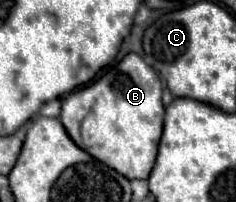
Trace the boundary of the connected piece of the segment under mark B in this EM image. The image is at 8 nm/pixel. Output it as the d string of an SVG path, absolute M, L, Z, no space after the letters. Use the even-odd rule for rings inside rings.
M129 53L115 67L109 67L91 85L85 85L69 93L67 97L63 97L61 123L65 125L75 145L79 145L83 151L87 151L97 161L103 161L107 167L115 169L127 179L147 179L155 165L157 145L159 145L161 131L163 131L165 107L161 103L161 93L163 93L163 83L159 75L137 53Z

